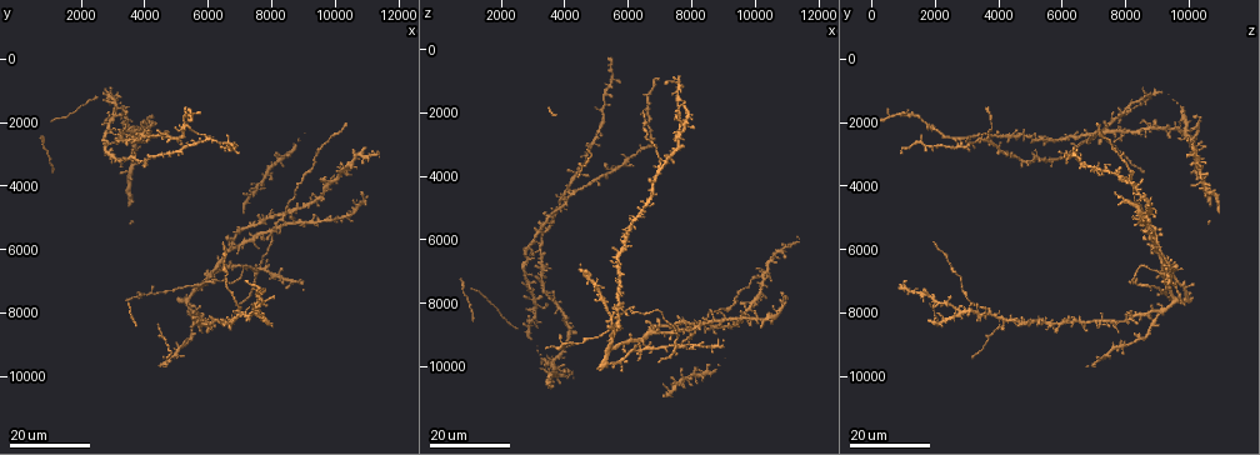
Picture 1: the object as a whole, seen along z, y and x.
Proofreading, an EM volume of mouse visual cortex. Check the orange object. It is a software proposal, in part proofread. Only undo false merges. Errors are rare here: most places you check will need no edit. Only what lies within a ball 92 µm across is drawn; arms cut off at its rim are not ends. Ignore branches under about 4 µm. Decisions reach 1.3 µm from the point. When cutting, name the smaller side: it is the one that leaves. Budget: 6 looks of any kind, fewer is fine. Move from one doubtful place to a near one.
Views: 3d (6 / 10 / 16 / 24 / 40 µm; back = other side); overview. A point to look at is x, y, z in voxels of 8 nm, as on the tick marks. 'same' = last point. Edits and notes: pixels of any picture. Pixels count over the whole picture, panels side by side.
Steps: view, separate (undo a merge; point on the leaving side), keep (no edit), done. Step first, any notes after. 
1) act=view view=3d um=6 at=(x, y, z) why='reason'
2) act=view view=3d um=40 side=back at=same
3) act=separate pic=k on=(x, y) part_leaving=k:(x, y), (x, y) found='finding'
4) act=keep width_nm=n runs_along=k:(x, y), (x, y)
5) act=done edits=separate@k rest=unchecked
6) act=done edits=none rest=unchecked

act=view view=3d um=24 at=(5900, 7000, 8200) why='three-way junction'

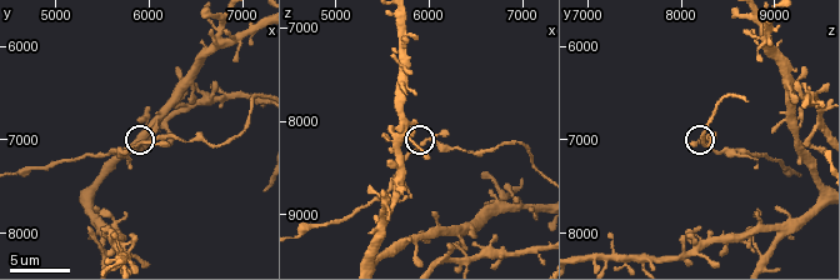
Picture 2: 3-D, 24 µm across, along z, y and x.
act=view view=3d um=6 at=(5950, 7000, 8250) why='closer look'

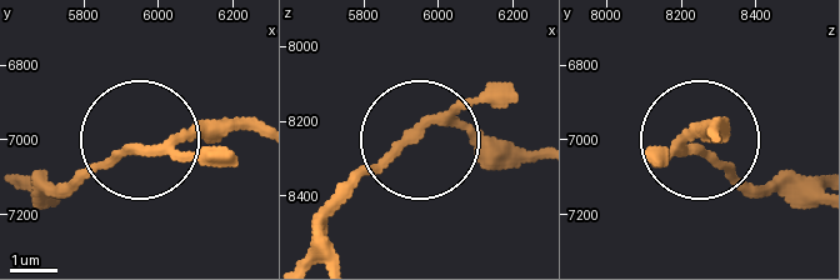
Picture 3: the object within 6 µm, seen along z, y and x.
act=keep runs_along=3:(308, 253), (323, 218), (430, 125), (455, 121), (538, 158) found='one cell here'

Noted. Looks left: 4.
act=view view=3d um=16 at=(7600, 6800, 9200) why='two arms in line, one across'

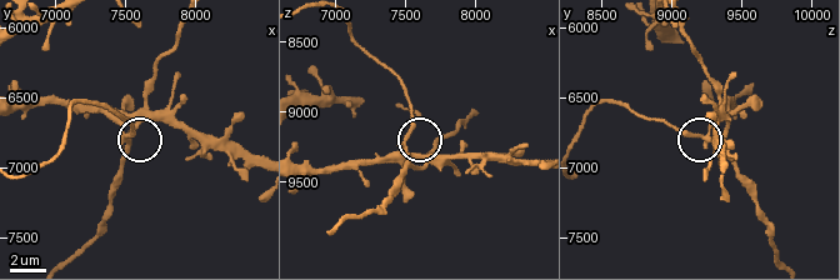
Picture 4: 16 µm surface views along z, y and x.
act=view view=3d um=6 at=(7520, 6780, 9160)

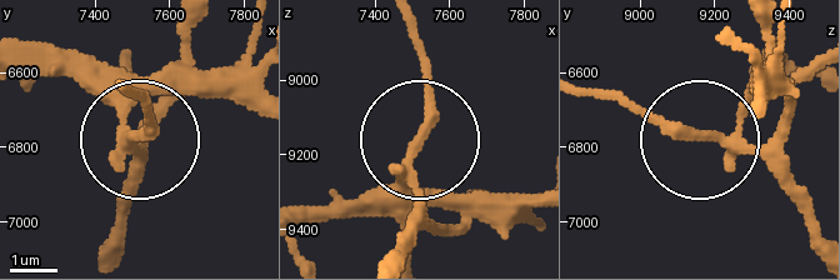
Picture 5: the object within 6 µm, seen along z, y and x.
act=keep runs_along=5:(123, 90), (150, 110), (141, 139), (83, 75) found='continuous, no second cell'

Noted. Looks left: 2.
act=view view=3d um=24 at=(8400, 5100, 8600) why='four or more arms meet'

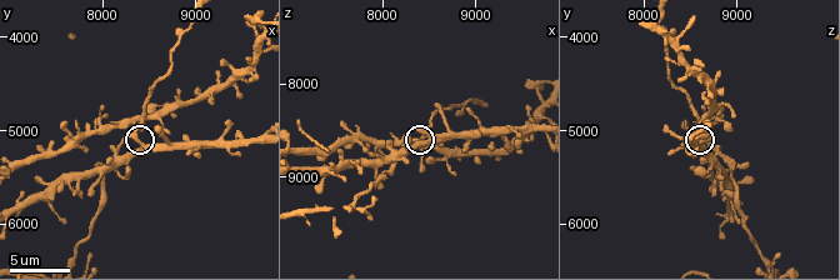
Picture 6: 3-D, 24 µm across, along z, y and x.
act=view view=3d um=10 at=(8400, 5150, 8600)

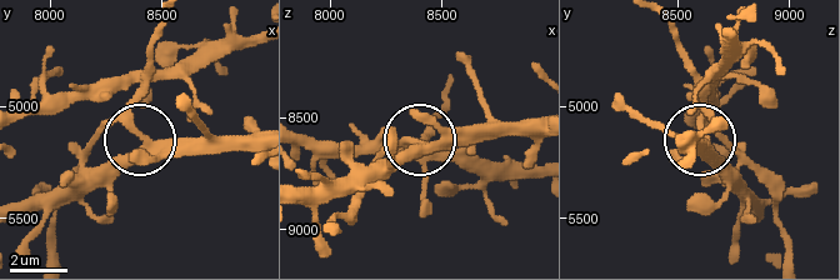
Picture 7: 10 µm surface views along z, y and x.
act=keep arms=4 found='all the same cell'

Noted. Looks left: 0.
act=done edits=none rest=unchecked

